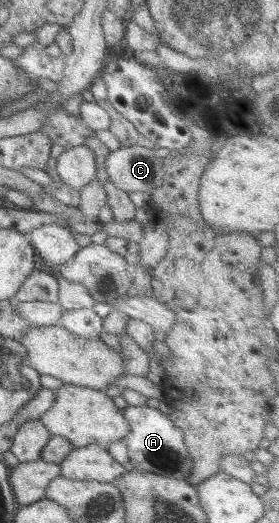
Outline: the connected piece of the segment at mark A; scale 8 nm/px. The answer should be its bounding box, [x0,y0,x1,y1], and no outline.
[107,403,193,480]

